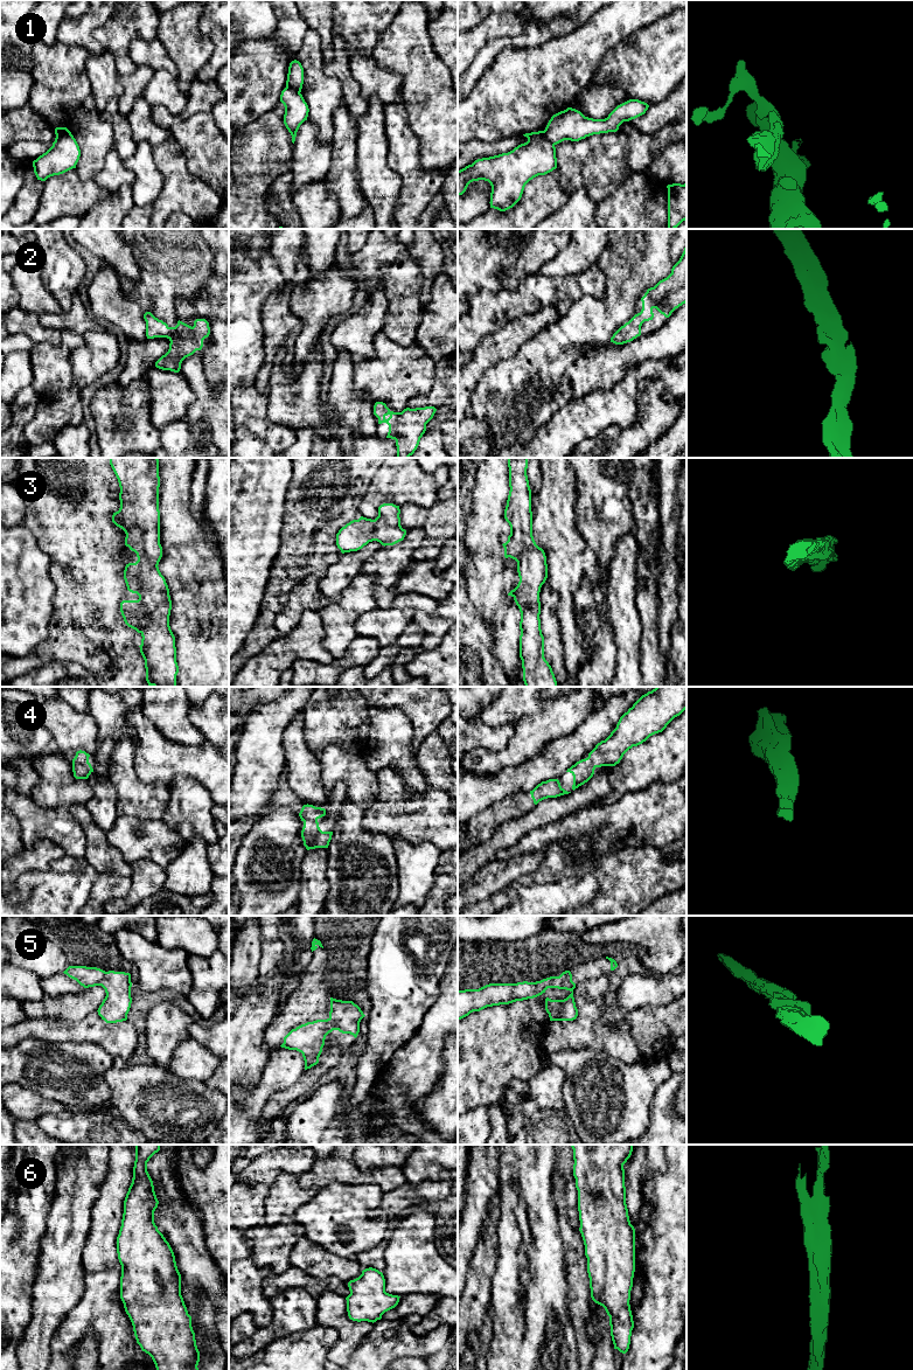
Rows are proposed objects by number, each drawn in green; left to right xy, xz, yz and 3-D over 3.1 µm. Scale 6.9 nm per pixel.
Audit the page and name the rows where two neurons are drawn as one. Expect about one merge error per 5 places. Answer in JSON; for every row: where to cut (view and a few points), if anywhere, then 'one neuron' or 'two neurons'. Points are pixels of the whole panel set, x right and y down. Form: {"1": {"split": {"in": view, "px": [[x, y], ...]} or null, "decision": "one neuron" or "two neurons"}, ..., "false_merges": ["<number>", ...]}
{"1": {"split": {"in": "yz", "px": [[543, 131], [553, 145]]}, "decision": "two neurons"}, "2": {"split": null, "decision": "one neuron"}, "3": {"split": null, "decision": "one neuron"}, "4": {"split": null, "decision": "one neuron"}, "5": {"split": null, "decision": "one neuron"}, "6": {"split": null, "decision": "one neuron"}, "false_merges": ["1"]}

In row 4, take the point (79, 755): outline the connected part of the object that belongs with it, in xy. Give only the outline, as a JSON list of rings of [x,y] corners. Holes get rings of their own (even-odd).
[[[77,751],[72,759],[72,772],[76,779],[88,779],[93,772],[91,764],[89,763],[90,754],[85,751]]]

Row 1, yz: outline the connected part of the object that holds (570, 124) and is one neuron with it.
[[[629,99],[618,105],[605,119],[585,117],[580,111],[567,107],[551,117],[544,133],[551,144],[564,140],[579,141],[600,133],[616,132],[623,121],[646,113],[649,105],[639,99]]]

